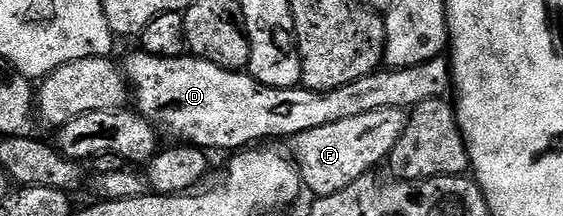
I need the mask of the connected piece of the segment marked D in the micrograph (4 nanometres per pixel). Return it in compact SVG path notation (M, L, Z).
M136 51L130 55L126 61L123 61L123 72L131 86L132 96L135 98L136 112L142 117L146 117L152 125L157 126L162 134L165 133L169 137L174 137L174 142L184 143L190 147L196 147L202 151L210 151L209 149L233 149L229 151L241 151L246 147L256 146L258 143L269 143L272 137L286 137L292 139L298 137L303 131L315 131L315 127L327 127L327 123L339 123L342 119L351 119L355 115L367 115L367 111L379 111L383 107L391 107L392 109L404 109L412 111L416 109L419 103L427 103L428 101L439 101L446 96L445 92L454 88L453 84L453 67L450 58L445 55L428 59L426 62L419 63L417 66L403 66L401 68L382 67L376 73L367 75L363 79L355 79L355 83L347 83L338 89L328 89L322 93L317 93L314 89L306 89L298 87L295 89L280 89L279 87L267 87L263 83L259 83L254 77L249 76L248 72L238 71L236 69L224 69L215 63L205 61L202 57L194 57L192 55L182 55L179 57L156 57L144 51Z

